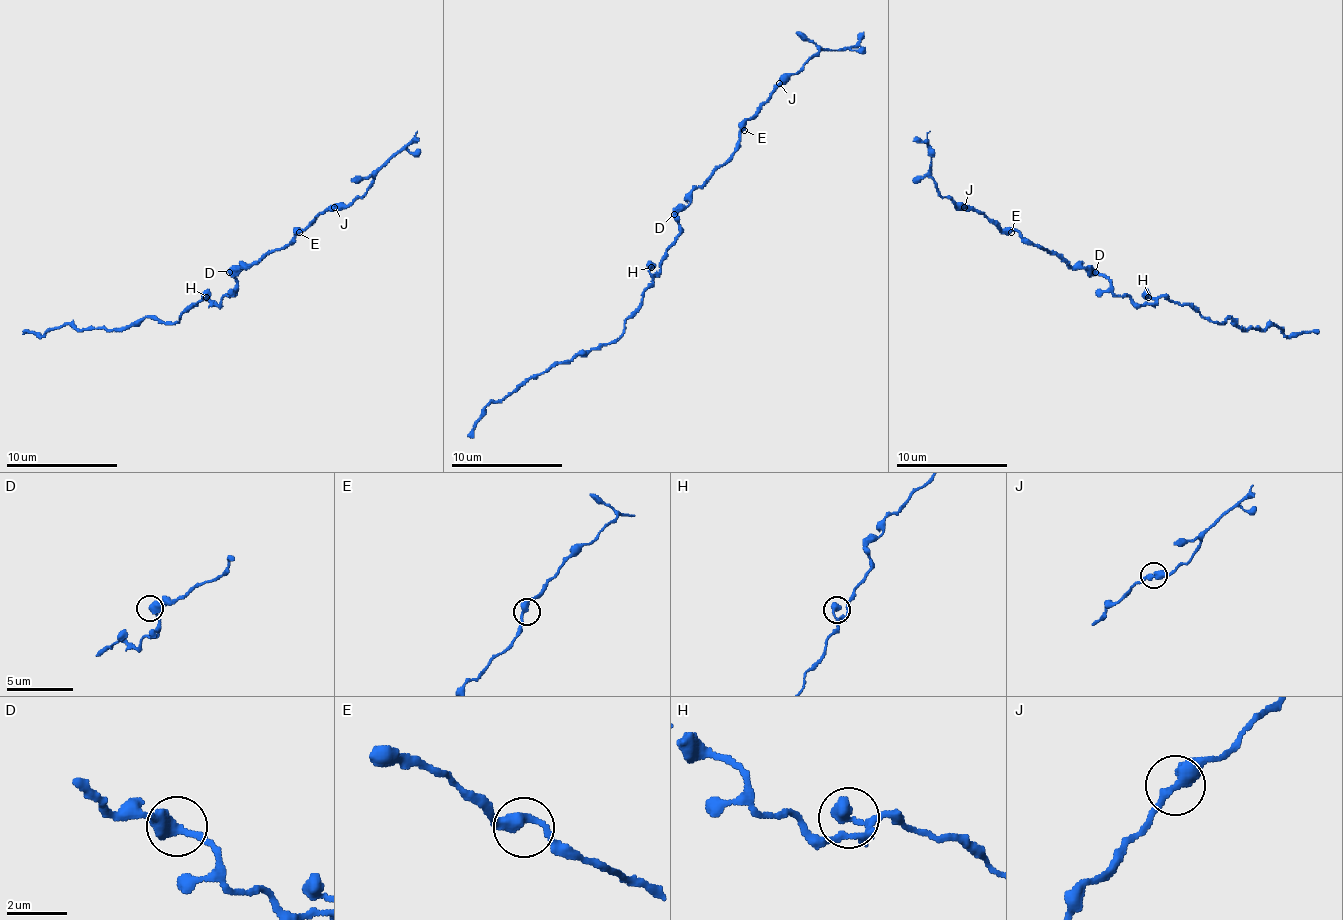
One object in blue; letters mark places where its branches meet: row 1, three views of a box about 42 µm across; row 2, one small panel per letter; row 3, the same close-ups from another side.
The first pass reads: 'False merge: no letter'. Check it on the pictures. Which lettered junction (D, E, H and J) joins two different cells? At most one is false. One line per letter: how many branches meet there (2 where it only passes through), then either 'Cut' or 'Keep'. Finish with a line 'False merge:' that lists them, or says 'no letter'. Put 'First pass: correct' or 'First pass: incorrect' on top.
First pass: incorrect
D: Branches: 2. Keep
E: Branches: 2. Keep
H: Branches: 2. Keep
J: Branches: 2. Cut
False merge: J

